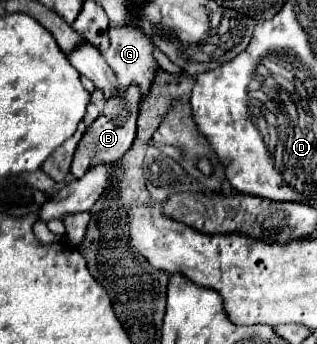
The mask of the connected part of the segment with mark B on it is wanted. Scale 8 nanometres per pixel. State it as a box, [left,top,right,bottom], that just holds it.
[71,82,143,178]

